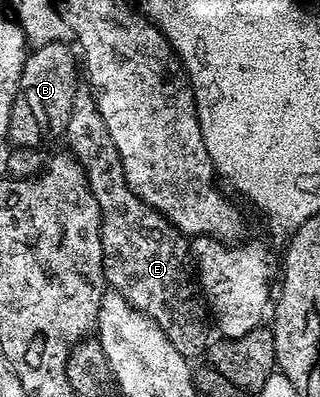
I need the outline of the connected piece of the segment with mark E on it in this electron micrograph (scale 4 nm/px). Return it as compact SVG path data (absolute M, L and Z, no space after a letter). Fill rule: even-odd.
M78 87L71 102L71 118L63 137L68 151L81 164L89 183L89 193L101 211L101 249L105 255L103 271L108 287L122 295L127 303L150 316L163 330L179 354L194 358L211 343L211 316L198 289L189 285L185 273L186 237L161 213L148 208L127 186L123 162L88 87Z

